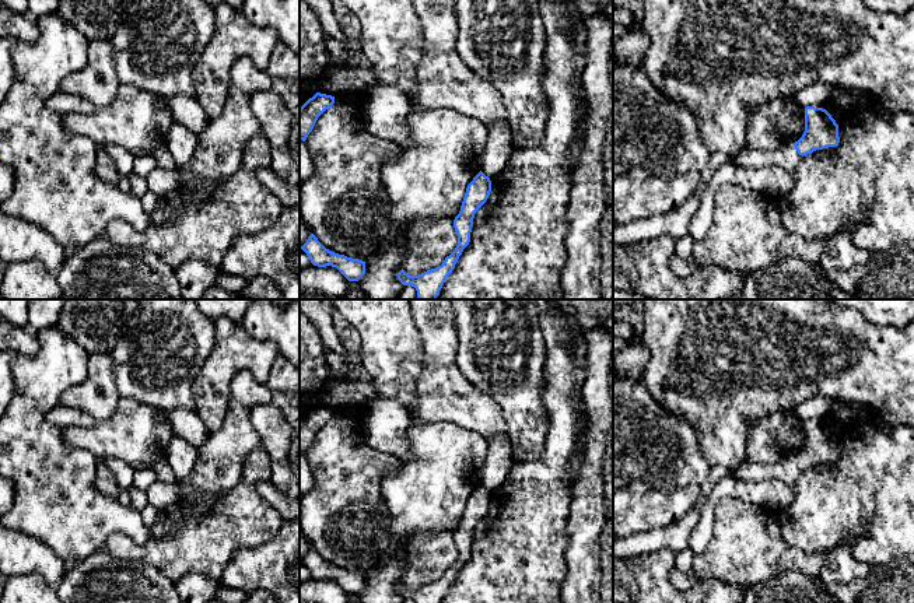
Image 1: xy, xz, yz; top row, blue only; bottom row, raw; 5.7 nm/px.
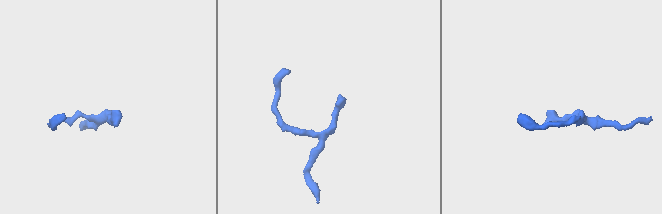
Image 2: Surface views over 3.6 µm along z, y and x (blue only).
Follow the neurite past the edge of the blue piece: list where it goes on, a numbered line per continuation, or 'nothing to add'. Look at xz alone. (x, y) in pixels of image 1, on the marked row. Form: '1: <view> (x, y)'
nothing to add

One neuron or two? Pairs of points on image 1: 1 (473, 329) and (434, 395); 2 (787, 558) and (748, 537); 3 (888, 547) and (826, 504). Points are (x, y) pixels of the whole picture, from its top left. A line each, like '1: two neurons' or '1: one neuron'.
1: two neurons
2: one neuron
3: one neuron

